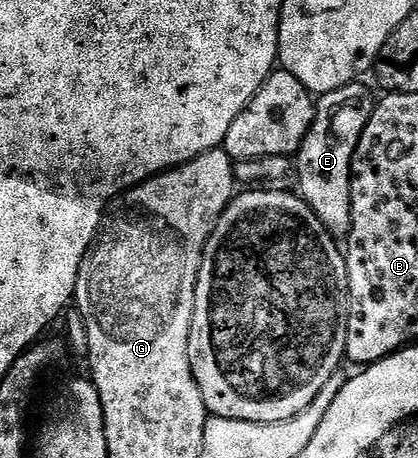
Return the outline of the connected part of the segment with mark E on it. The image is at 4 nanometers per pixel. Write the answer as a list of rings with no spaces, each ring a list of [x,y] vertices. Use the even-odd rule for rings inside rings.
[[[360,81],[350,82],[316,99],[317,115],[295,155],[295,178],[301,181],[300,197],[338,240],[348,239],[351,228],[351,164],[359,140],[373,115],[375,97]],[[297,161],[297,162],[296,162]]]

